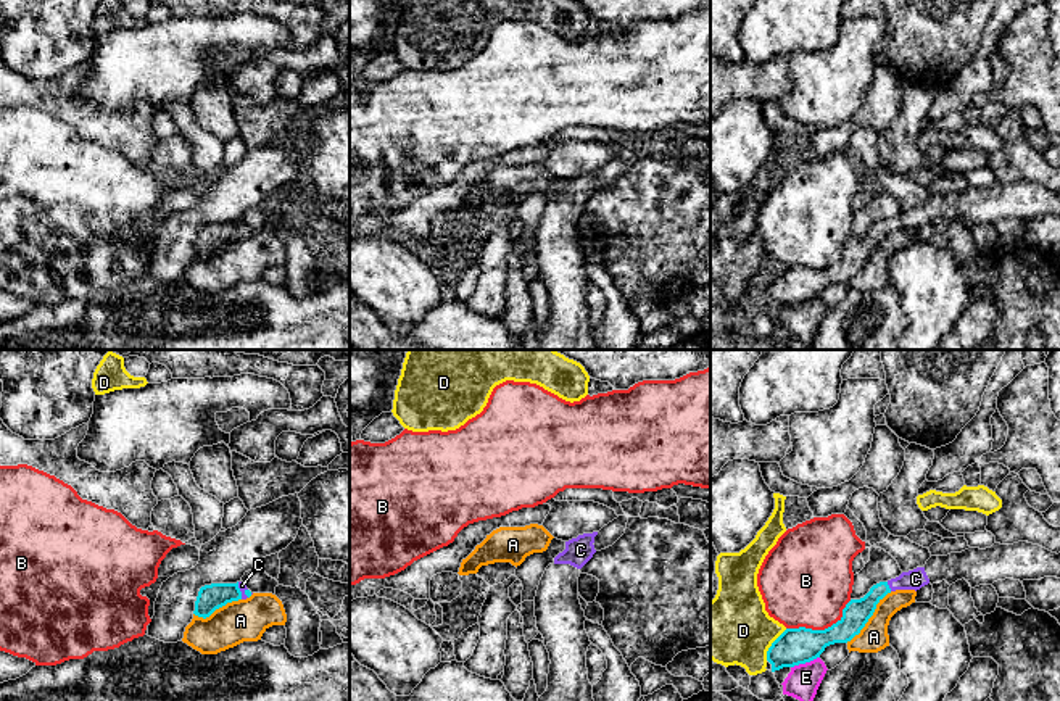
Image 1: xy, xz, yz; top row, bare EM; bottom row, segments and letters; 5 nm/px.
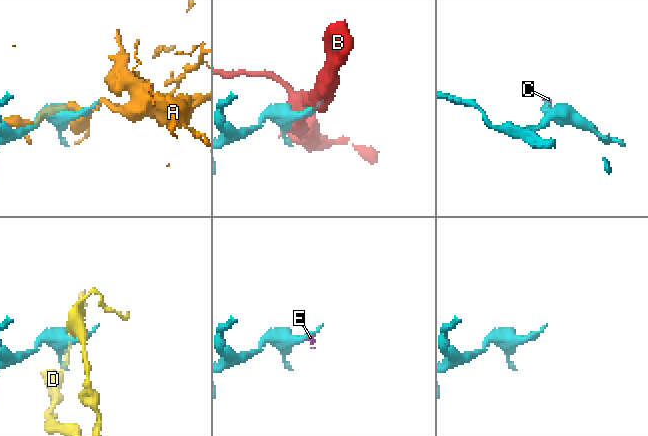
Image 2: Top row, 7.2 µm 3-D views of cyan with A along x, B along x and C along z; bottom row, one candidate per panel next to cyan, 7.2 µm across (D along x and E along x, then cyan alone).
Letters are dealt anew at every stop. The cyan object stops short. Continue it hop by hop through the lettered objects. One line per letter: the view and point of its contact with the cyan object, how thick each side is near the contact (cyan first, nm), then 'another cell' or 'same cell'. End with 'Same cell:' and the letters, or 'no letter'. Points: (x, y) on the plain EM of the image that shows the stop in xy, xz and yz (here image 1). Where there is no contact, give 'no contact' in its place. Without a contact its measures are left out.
A: yz (870, 255) | 140/150 nm | another cell
B: yz (822, 269) | 180/440 nm | another cell
C: yz (888, 226) | 140/100 nm | same cell
D: yz (772, 284) | 180/360 nm | another cell
E: yz (804, 302) | 180/160 nm | another cell
Same cell: C

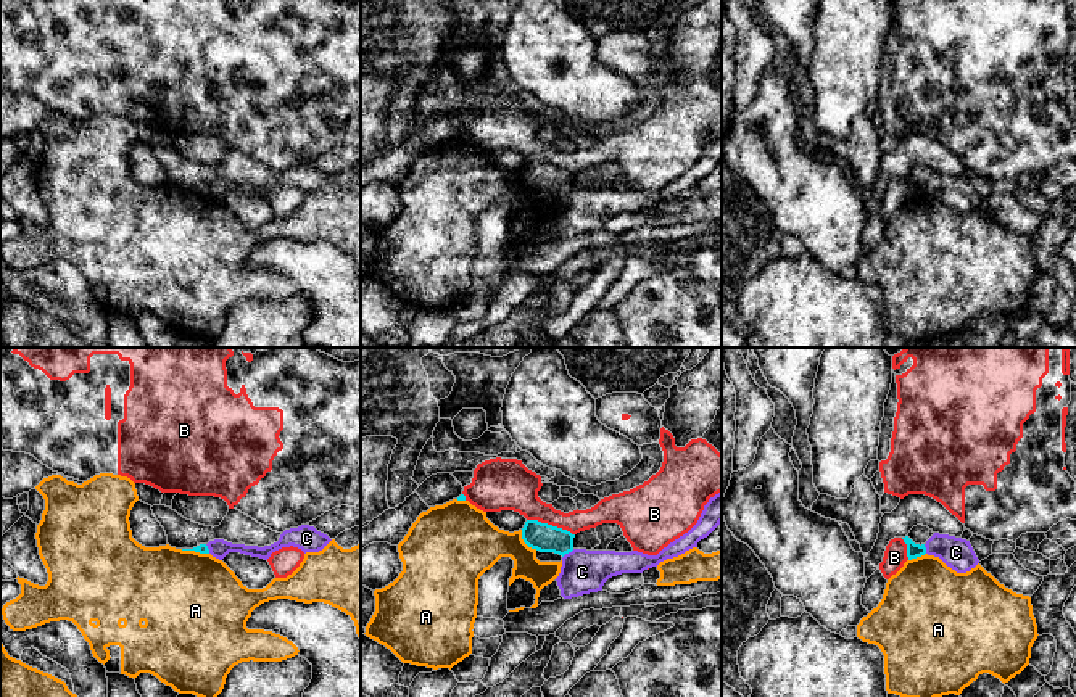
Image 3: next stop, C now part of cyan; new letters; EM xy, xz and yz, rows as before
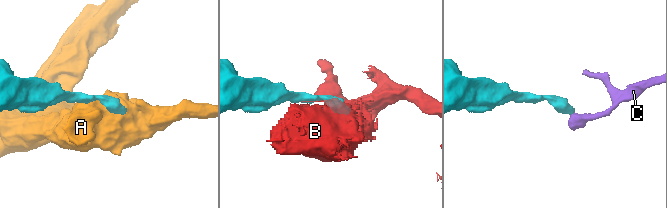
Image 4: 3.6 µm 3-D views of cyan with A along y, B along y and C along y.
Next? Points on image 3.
A: xz (525, 182) | 140/280 nm | another cell
B: xz (551, 164) | 140/220 nm | another cell
C: xz (567, 192) | 140/220 nm | another cell
Same cell: no letter

